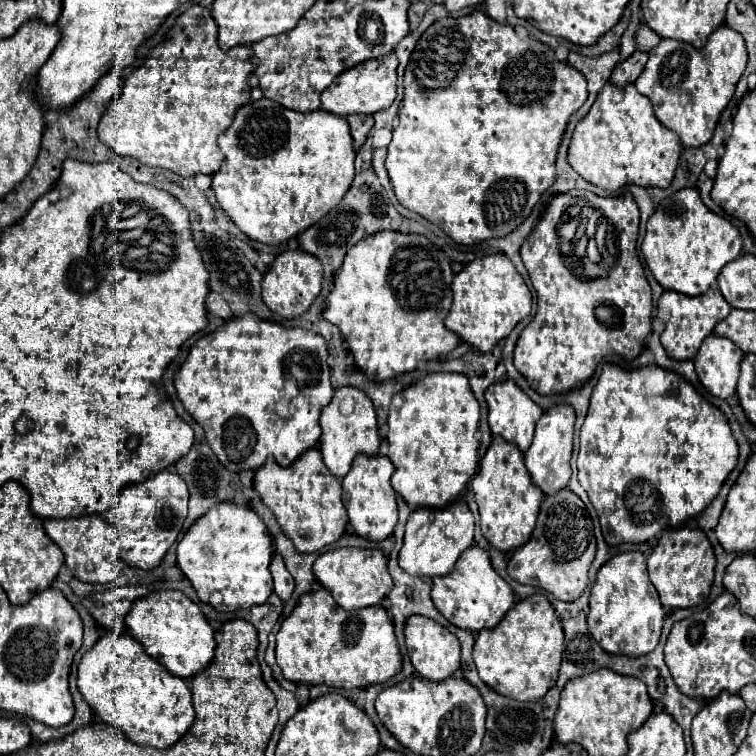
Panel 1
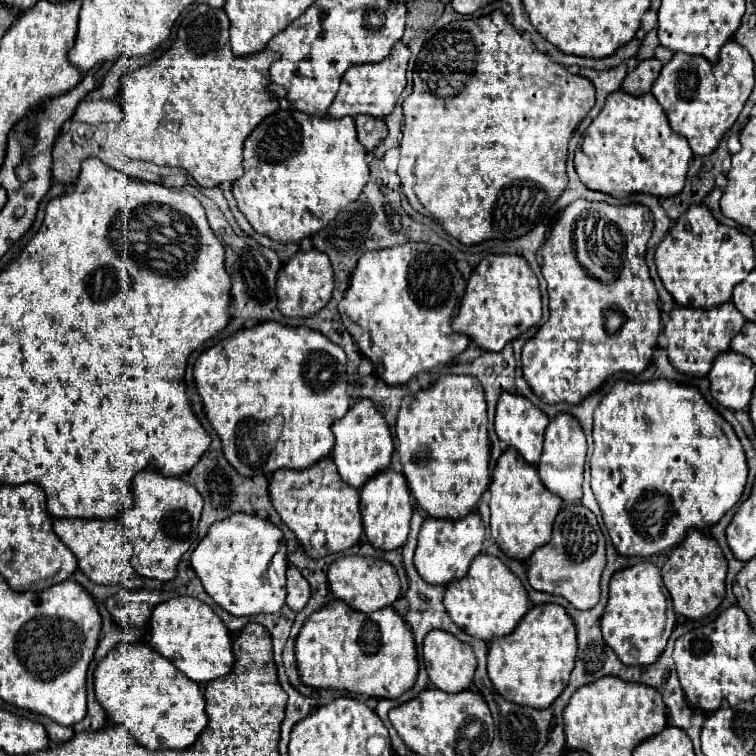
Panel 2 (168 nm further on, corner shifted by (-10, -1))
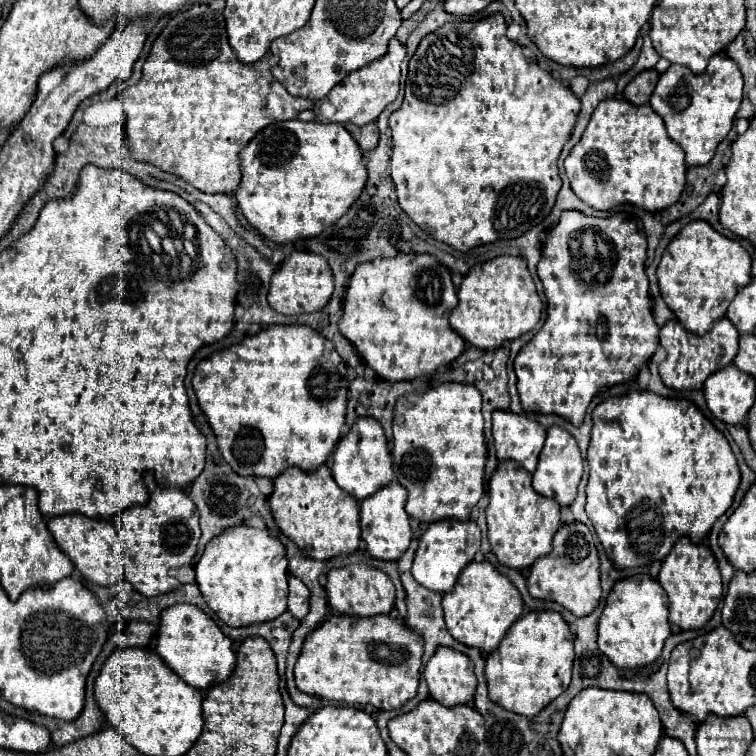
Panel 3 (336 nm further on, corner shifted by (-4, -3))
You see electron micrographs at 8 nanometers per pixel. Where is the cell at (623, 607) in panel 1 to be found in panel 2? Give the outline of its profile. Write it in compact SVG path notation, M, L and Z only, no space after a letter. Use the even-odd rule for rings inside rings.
M638 562L616 572L610 580L610 596L600 620L604 642L628 666L646 666L660 658L676 626L670 594L662 582L660 570L652 562Z

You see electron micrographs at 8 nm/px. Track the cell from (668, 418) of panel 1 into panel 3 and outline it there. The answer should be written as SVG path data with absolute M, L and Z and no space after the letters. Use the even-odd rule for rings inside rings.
M632 390L624 396L600 402L592 418L586 514L614 566L634 568L664 560L680 536L690 536L692 542L700 542L710 532L712 524L732 506L740 484L736 456L724 434L714 428L694 402L664 398L650 390Z

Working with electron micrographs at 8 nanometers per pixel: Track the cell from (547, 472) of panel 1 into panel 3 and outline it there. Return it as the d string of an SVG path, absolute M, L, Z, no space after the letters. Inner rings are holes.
M560 426L548 428L546 444L540 452L538 466L532 474L532 484L534 484L536 492L556 500L560 506L570 506L576 498L580 478L582 478L582 454L580 454L580 448L576 444L576 438Z

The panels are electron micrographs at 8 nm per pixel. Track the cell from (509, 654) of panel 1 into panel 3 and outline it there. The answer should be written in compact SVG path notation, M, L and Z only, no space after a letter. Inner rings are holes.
M532 610L524 614L508 636L500 642L500 648L492 650L486 658L486 682L488 698L516 714L536 716L546 704L558 698L570 686L574 660L574 634L560 612Z

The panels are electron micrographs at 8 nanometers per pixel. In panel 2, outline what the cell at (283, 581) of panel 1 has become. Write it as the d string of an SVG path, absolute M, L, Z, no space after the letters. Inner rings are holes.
M290 566L288 568L288 598L286 598L286 604L294 612L300 612L306 606L308 598L310 598L310 584L294 566Z

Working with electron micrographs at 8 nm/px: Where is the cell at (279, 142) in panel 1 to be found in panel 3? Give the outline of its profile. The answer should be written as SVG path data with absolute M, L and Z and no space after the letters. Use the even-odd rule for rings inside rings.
M286 120L268 124L240 152L242 180L234 192L246 222L264 238L284 244L314 238L360 196L366 166L360 146L342 124Z

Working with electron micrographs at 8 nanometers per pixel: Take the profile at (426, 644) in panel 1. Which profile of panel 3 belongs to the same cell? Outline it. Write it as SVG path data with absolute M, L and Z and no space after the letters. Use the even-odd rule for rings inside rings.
M448 646L436 648L424 668L430 698L442 706L470 704L476 692L476 676L472 660Z

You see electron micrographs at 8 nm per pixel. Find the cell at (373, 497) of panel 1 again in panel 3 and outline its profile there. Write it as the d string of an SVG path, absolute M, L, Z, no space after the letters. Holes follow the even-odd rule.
M396 480L388 486L382 486L372 496L360 502L362 540L366 542L366 550L370 556L380 560L398 560L406 552L412 538L412 530L410 530L410 516L406 514L404 504L406 504L406 488L400 486Z

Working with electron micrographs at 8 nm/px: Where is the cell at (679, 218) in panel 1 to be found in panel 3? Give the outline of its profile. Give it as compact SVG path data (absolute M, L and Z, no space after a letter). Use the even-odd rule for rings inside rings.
M706 220L686 224L668 244L656 268L664 302L676 318L696 334L704 334L710 324L724 316L732 296L750 280L750 254L736 242L718 234Z

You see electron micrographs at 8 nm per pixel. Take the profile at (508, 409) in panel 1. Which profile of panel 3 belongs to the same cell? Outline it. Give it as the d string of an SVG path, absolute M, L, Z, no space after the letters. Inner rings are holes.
M496 410L492 412L492 436L500 460L516 460L528 472L534 472L546 440L544 426L524 414Z

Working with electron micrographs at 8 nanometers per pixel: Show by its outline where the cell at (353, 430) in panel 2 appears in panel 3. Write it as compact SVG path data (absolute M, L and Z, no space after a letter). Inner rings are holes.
M358 418L356 424L350 426L348 434L338 442L336 450L332 452L332 458L334 458L332 476L336 484L356 500L364 500L366 496L370 496L372 492L376 492L380 486L388 484L394 478L388 440L380 424L376 424L376 420L372 418Z

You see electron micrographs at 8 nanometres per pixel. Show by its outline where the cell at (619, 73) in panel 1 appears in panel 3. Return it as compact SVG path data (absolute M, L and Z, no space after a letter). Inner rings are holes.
M652 68L652 70L642 70L640 74L634 76L634 80L624 88L624 98L636 106L640 104L646 104L650 100L650 94L652 94L652 88L656 86L656 80L658 80L658 72Z

